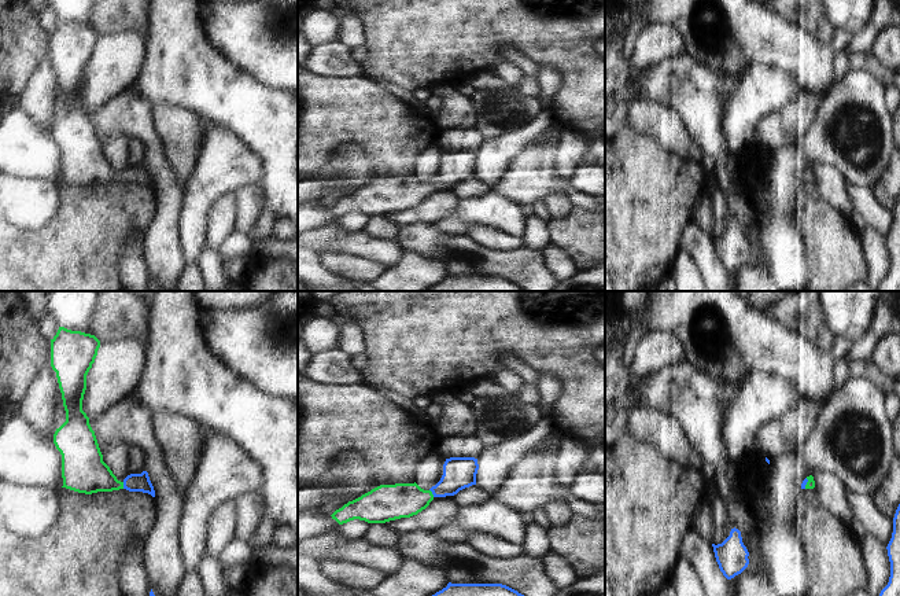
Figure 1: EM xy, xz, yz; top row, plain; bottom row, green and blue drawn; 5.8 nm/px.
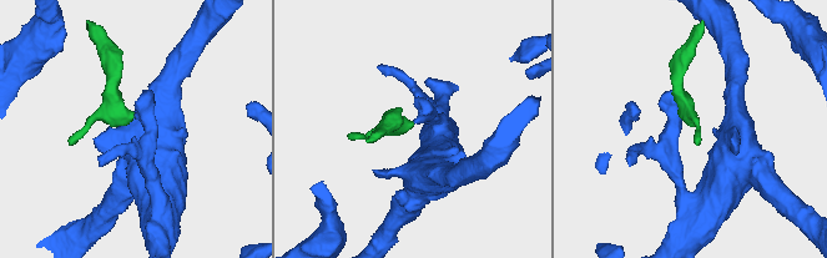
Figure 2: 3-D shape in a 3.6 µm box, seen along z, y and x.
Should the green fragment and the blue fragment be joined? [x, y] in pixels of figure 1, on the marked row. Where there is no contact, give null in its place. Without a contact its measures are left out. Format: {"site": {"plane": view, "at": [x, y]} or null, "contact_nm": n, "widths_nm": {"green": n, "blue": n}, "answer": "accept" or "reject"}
{"site": {"plane": "xz", "at": [431, 493]}, "contact_nm": 50, "widths_nm": {"green": 200, "blue": 190}, "answer": "accept"}

